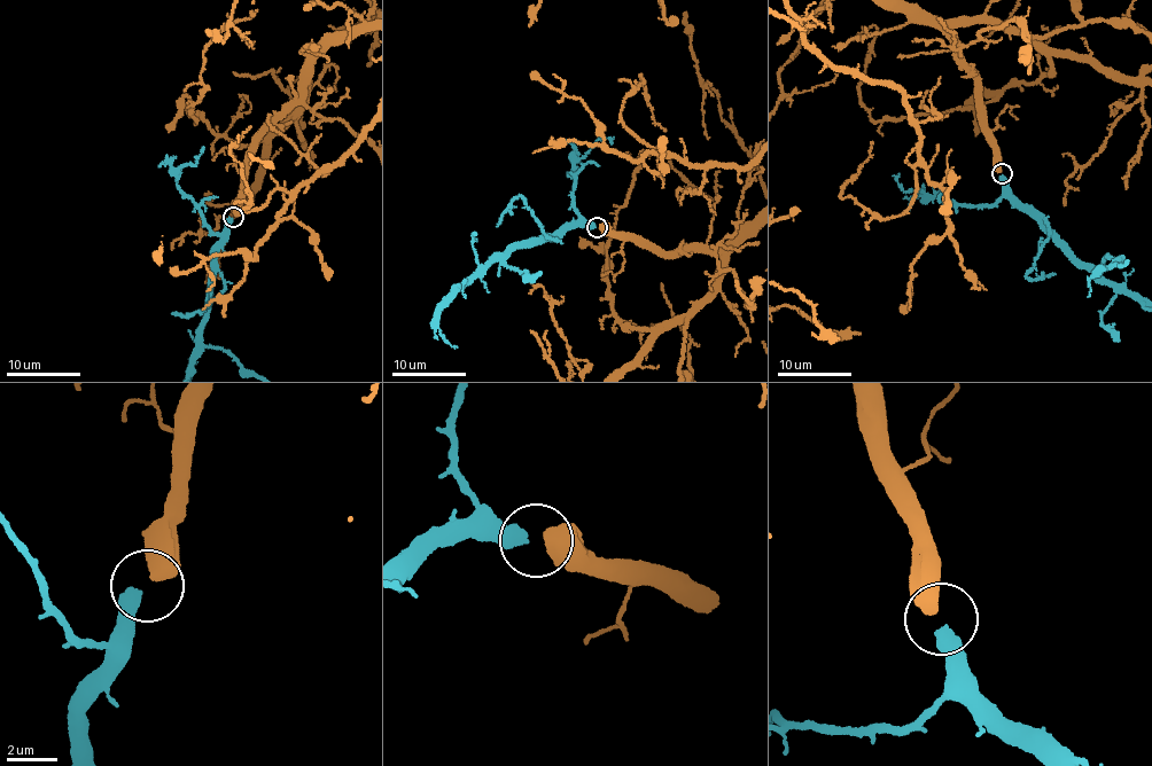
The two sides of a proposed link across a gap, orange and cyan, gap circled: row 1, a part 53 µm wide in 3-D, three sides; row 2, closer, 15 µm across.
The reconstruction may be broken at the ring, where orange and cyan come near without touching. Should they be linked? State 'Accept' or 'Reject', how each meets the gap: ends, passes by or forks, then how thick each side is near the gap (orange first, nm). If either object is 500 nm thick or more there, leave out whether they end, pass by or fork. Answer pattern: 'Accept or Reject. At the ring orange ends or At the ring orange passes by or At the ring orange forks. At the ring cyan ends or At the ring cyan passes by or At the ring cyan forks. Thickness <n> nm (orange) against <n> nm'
Accept. Thickness 550 nm (orange) against 500 nm

